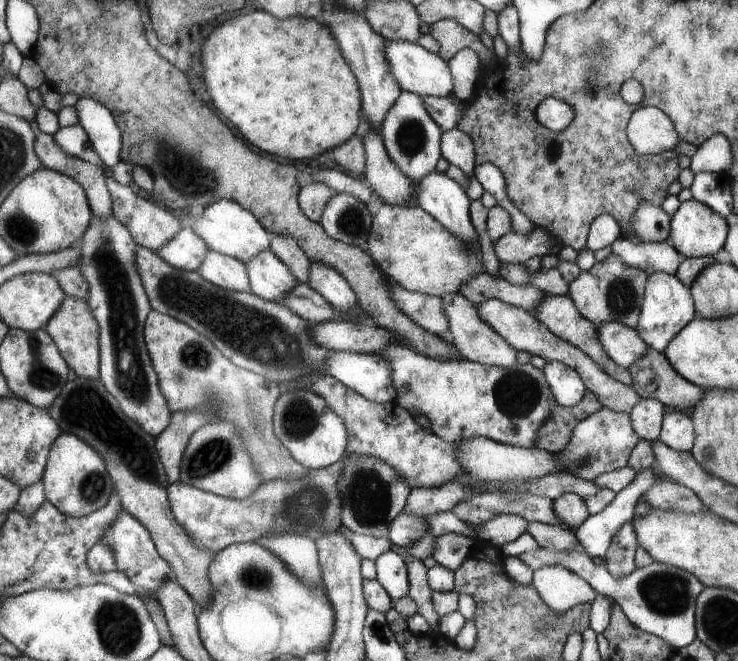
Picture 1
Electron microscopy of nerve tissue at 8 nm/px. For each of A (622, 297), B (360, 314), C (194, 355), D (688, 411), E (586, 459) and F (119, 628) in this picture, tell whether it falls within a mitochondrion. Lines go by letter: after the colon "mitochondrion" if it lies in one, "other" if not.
A: mitochondrion
B: other
C: mitochondrion
D: other
E: mitochondrion
F: mitochondrion

